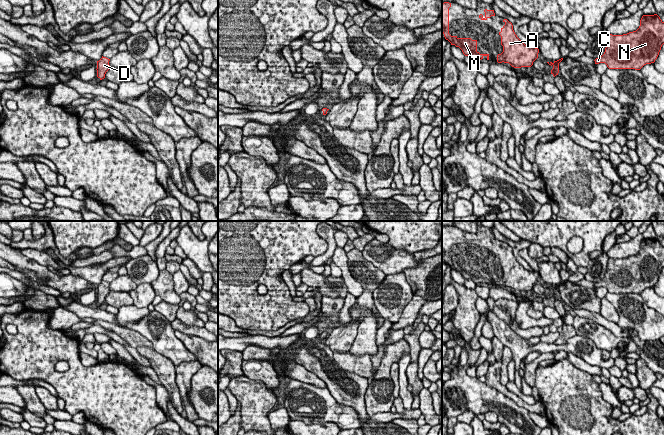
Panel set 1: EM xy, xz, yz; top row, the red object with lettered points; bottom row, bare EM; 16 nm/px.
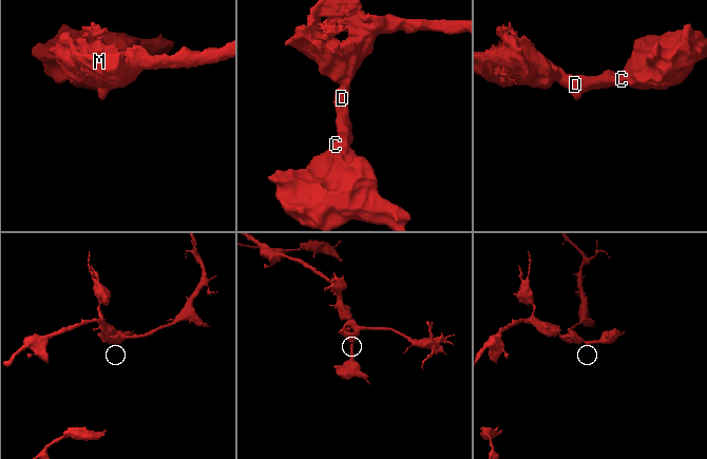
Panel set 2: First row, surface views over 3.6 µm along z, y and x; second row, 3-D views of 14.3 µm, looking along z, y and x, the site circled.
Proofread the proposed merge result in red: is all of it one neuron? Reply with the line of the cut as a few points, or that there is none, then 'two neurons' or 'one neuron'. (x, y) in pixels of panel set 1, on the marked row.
no cut | one neuron

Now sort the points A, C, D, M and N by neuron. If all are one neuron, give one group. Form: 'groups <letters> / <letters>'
groups A C D M N

